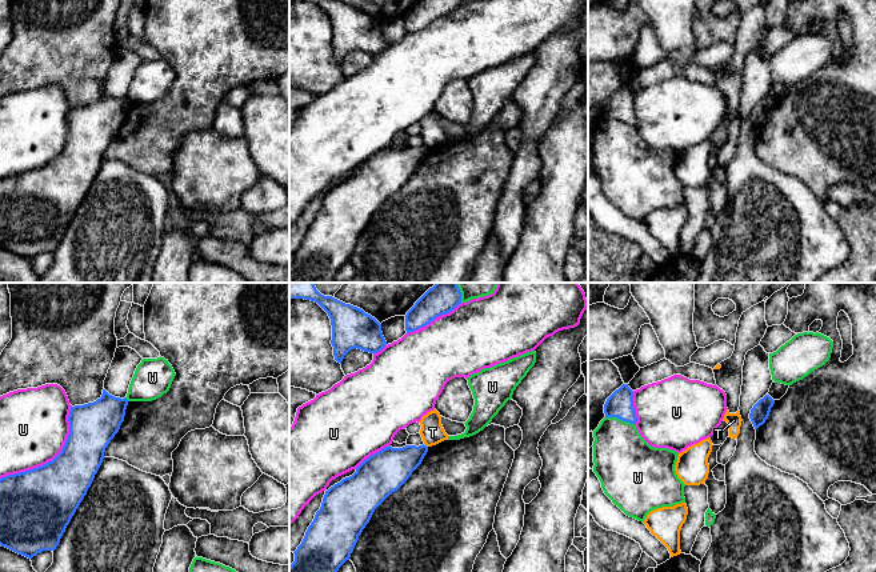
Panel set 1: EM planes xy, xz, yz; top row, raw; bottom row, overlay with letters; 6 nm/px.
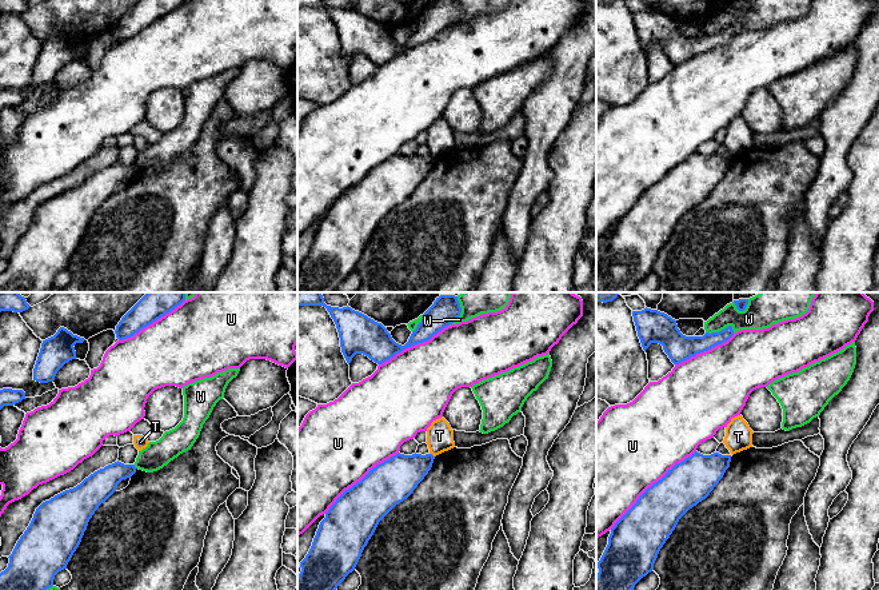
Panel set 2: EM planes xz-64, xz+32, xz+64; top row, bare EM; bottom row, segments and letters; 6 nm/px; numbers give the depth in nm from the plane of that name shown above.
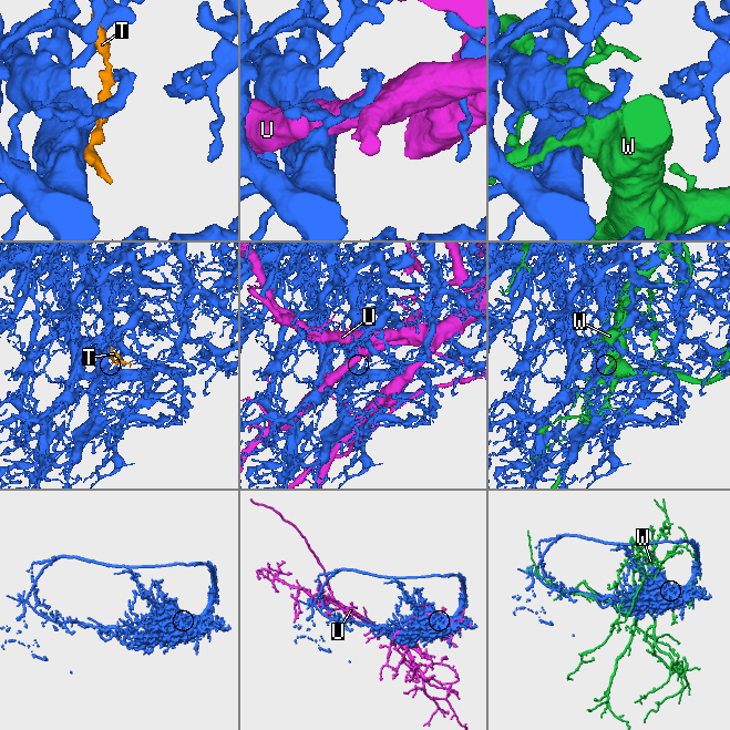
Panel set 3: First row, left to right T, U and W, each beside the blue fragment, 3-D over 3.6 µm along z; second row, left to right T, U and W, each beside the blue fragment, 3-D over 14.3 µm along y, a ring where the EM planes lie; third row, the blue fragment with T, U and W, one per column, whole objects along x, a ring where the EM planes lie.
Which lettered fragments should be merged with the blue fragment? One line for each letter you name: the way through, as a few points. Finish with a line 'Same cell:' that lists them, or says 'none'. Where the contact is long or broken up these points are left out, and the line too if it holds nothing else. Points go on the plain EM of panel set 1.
Same cell: none

